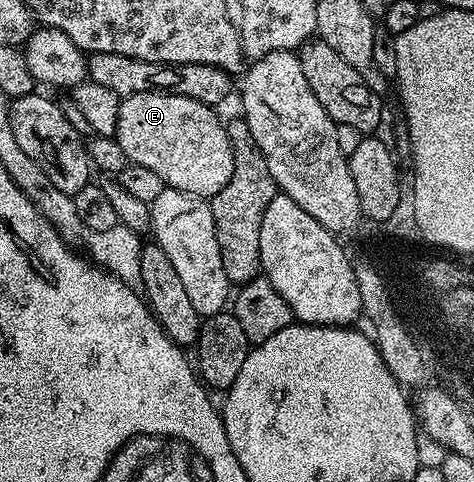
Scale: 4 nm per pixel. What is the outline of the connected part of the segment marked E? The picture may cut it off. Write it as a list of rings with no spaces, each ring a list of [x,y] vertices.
[[[168,91],[133,93],[122,96],[119,100],[117,129],[113,138],[121,145],[128,161],[145,165],[145,169],[157,173],[157,177],[161,177],[166,186],[210,200],[211,196],[221,193],[221,189],[229,185],[229,177],[233,177],[235,164],[235,154],[224,120],[219,120],[215,114],[216,108],[206,107],[201,101],[193,101],[193,97],[170,95]]]

